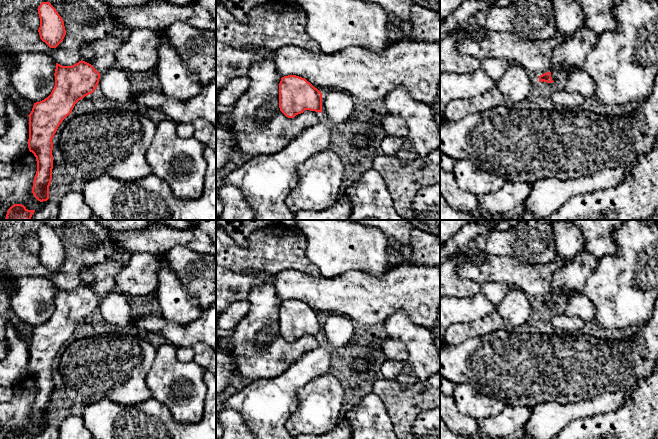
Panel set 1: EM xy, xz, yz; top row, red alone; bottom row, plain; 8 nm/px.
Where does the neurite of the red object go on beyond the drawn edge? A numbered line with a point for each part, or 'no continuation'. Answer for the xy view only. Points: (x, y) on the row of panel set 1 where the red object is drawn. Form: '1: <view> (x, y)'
no continuation

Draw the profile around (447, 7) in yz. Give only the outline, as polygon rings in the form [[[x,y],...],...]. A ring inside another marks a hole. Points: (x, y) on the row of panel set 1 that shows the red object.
[[[440,0],[440,21],[446,19],[466,0]]]

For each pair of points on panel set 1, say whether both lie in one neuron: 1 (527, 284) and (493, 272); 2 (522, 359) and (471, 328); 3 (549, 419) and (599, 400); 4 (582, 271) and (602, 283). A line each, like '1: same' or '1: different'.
1: same
2: different
3: same
4: different

